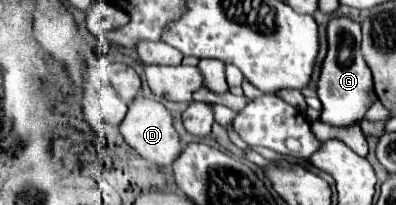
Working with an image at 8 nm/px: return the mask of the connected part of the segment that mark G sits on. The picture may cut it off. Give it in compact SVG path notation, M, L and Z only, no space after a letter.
M330 17L326 35L328 35L328 51L316 81L316 93L322 103L320 121L332 127L350 127L360 123L366 111L376 101L370 95L372 91L370 69L366 67L366 61L362 59L360 53L360 23L350 17Z

